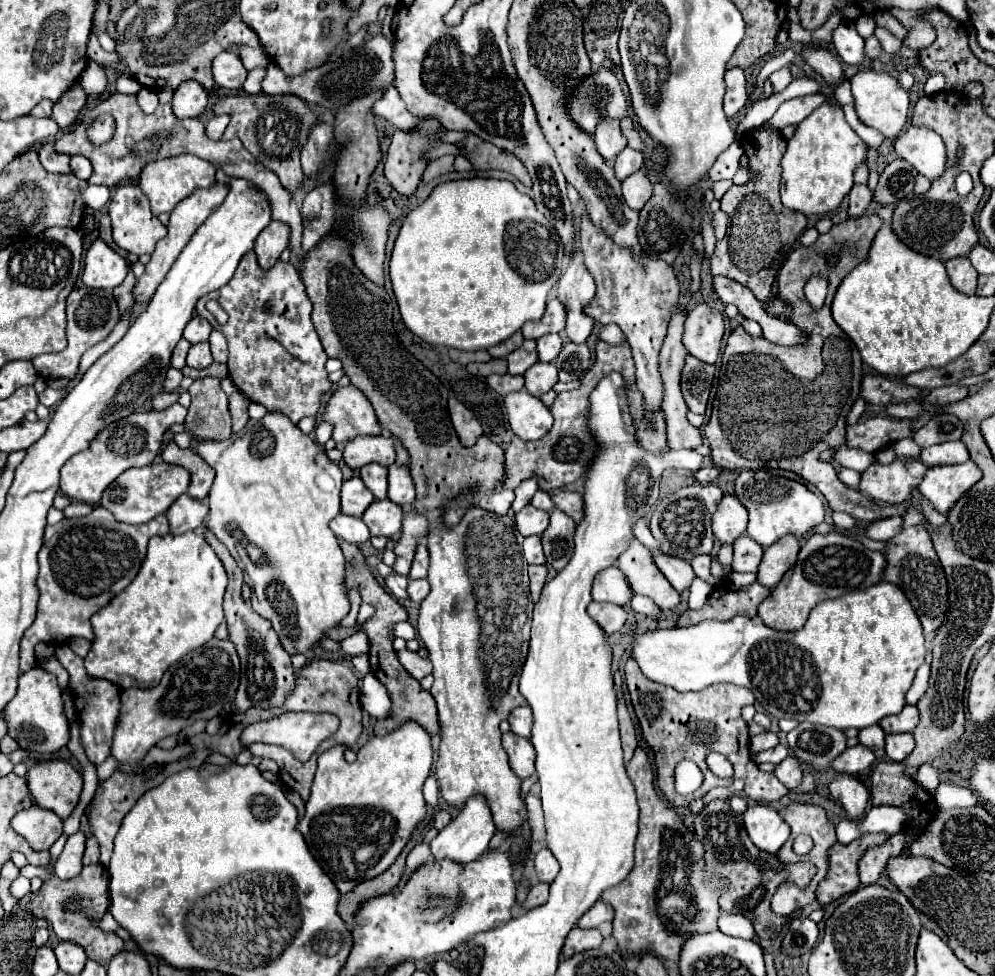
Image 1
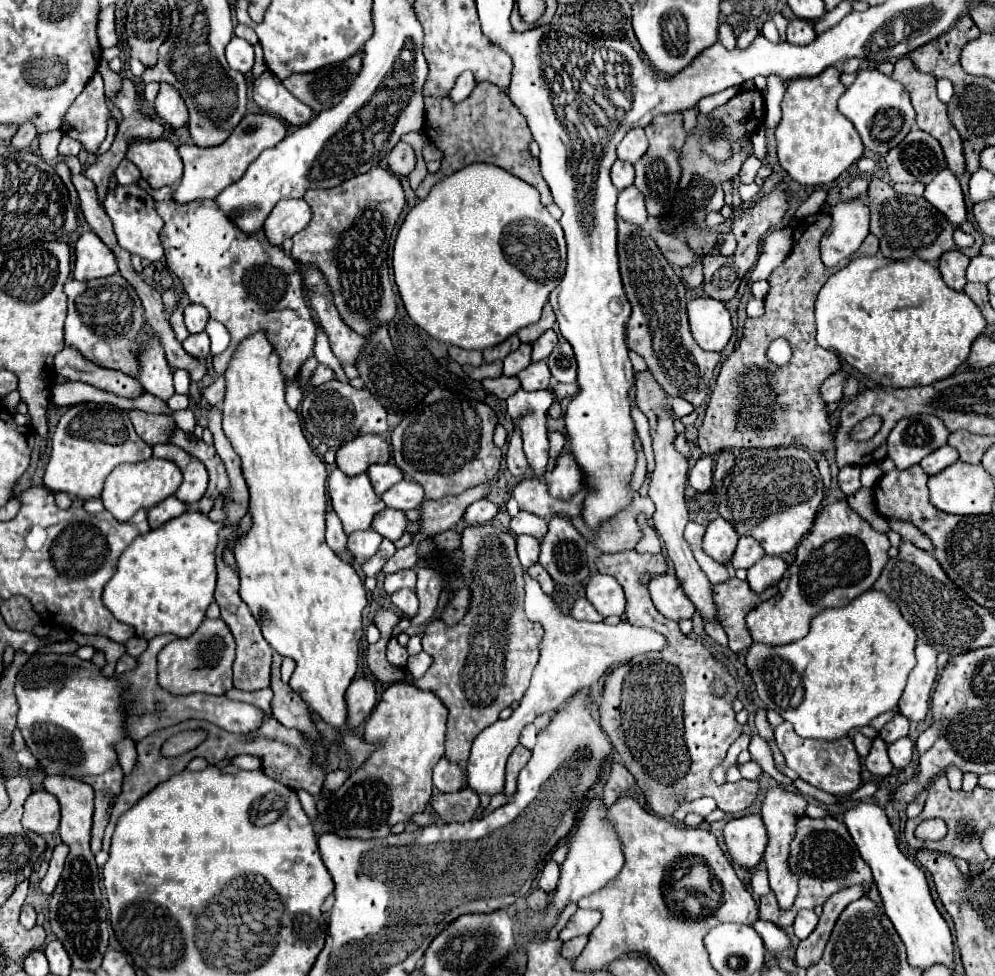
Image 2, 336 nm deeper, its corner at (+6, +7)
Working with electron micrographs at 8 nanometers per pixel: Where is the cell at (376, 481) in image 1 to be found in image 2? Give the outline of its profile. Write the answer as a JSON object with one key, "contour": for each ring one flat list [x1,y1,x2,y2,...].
{"contour":[[385,463,385,465,371,465,367,469,367,475,371,479,371,485,375,489,377,495,383,495,389,487,393,487,395,483,399,483,405,475,401,473,399,467,391,465,391,463]]}

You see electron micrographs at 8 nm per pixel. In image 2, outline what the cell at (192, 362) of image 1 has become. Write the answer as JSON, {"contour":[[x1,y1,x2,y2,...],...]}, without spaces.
{"contour":[[197,333,197,335,189,335,183,341,183,349,193,355,195,359,207,359,209,357,209,337,207,333]]}

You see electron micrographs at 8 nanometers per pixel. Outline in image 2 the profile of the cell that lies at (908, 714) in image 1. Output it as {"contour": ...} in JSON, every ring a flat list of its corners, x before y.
{"contour":[[895,713,893,719,879,731,879,737,885,741,885,743,893,743,901,737,905,737,909,731,909,721,901,715,901,713]]}

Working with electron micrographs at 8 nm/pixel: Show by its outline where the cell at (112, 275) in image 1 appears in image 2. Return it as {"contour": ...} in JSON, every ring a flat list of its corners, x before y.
{"contour":[[83,233,75,243,75,271,77,281,109,277,117,273,117,261,111,249,93,233]]}

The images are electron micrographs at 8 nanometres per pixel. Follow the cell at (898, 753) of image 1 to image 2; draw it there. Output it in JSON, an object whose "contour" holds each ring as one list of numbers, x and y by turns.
{"contour":[[909,737,899,739,897,743,889,745,889,759,897,769,903,769,913,759,913,741]]}

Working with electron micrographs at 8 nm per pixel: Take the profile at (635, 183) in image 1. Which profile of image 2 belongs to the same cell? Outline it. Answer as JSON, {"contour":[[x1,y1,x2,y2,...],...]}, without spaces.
{"contour":[[631,185,631,187,627,187,625,191,619,193,617,215,623,217,629,223,635,223,635,225,643,225,647,221,645,203,643,203,641,191,637,191,637,187]]}

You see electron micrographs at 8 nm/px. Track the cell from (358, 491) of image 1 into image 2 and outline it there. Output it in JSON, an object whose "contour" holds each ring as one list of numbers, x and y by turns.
{"contour":[[333,469,329,473,327,487,333,509,341,519,347,535,359,529,369,529,373,517,385,507,381,497,375,495,365,473,349,477,343,471]]}

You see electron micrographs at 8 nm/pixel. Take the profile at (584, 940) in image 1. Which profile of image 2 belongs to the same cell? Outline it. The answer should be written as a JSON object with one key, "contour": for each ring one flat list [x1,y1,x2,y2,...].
{"contour":[[581,935,581,937,575,937,575,939,569,939,569,941,565,941,563,943,563,957,577,957,577,955,581,955,581,951,585,949,585,945,587,945,587,937,585,935]]}

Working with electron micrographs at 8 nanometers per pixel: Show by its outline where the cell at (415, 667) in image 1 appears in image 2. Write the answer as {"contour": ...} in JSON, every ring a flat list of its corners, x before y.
{"contour":[[391,637,389,645,387,645,387,659,389,659,389,663,393,663,395,667,405,667,405,665,407,665,407,659,409,659,407,649,401,647,395,637]]}

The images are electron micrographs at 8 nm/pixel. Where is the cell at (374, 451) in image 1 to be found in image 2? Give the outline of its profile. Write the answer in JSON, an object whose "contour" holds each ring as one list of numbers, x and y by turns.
{"contour":[[361,435,337,451,337,467,353,477,365,473,373,463,389,461,389,445,381,435]]}

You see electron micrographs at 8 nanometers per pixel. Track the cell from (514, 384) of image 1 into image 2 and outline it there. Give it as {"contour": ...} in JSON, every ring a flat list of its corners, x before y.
{"contour":[[501,375,497,379,485,379,483,387,487,391,495,393,499,399,507,399,507,397,511,397,521,387,521,383,519,383,517,377,505,377,505,375]]}

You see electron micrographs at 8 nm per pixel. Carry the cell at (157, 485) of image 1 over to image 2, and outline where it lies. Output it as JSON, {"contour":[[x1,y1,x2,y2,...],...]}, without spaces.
{"contour":[[151,457,141,463,133,463,133,465,127,463,127,465,113,469,109,479,105,479,105,489,101,493,101,499,103,499,105,509,117,521,127,521,139,509,151,509,157,503,161,503,163,499,167,499,169,495,173,495,177,491,177,487,181,485,181,479,183,479,183,475,173,461]]}

